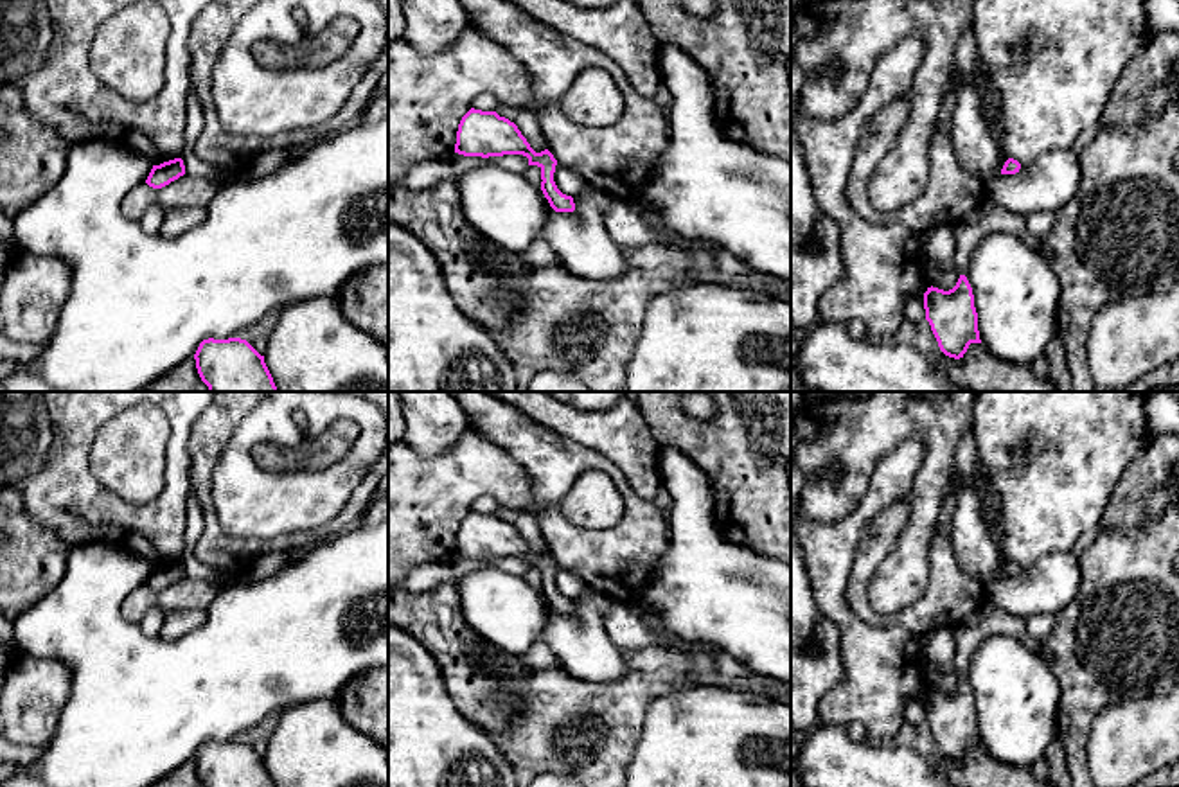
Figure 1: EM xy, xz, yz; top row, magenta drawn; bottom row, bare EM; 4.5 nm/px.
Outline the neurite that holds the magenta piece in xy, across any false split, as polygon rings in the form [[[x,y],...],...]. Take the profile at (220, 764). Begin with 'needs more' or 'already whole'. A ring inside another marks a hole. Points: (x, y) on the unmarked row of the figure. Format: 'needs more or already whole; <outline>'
already whole; [[[203,742],[194,756],[205,787],[275,787],[261,758],[246,742]]]

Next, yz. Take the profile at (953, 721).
already whole; [[[965,677],[949,694],[927,690],[924,695],[926,722],[940,753],[954,762],[963,760],[971,746],[981,746],[972,690]]]

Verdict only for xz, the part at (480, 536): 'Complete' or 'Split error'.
Complete

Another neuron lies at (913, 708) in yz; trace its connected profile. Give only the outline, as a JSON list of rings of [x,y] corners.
[[[908,697],[904,701],[904,719],[913,724],[926,722],[924,699]]]

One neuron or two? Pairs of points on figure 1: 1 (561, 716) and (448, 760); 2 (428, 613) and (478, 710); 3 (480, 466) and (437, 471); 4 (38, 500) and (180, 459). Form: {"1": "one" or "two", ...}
{"1": "two", "2": "one", "3": "one", "4": "one"}

